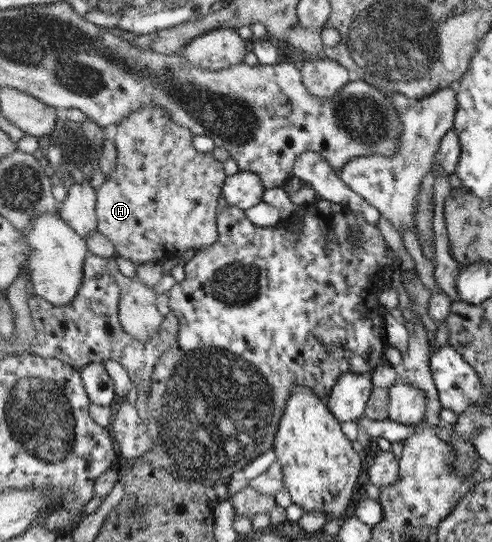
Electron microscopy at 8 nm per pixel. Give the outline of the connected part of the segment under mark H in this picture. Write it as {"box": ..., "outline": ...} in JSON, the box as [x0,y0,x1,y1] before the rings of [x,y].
{"box":[98,105,225,265],"outline":[[[140,105],[137,111],[126,117],[125,122],[119,128],[116,136],[116,144],[118,148],[119,160],[118,168],[111,175],[107,176],[106,182],[98,191],[98,218],[100,221],[99,231],[103,232],[109,239],[112,239],[117,246],[117,257],[126,257],[129,261],[133,261],[137,265],[145,263],[145,261],[162,262],[173,255],[181,255],[188,249],[197,251],[201,248],[209,248],[211,244],[218,241],[219,229],[215,225],[215,217],[217,215],[217,207],[219,207],[219,195],[221,195],[221,187],[225,185],[225,173],[223,173],[223,164],[213,159],[212,153],[201,154],[193,145],[194,132],[187,129],[183,125],[179,125],[174,118],[170,116],[167,109],[163,109],[161,105]]]}

